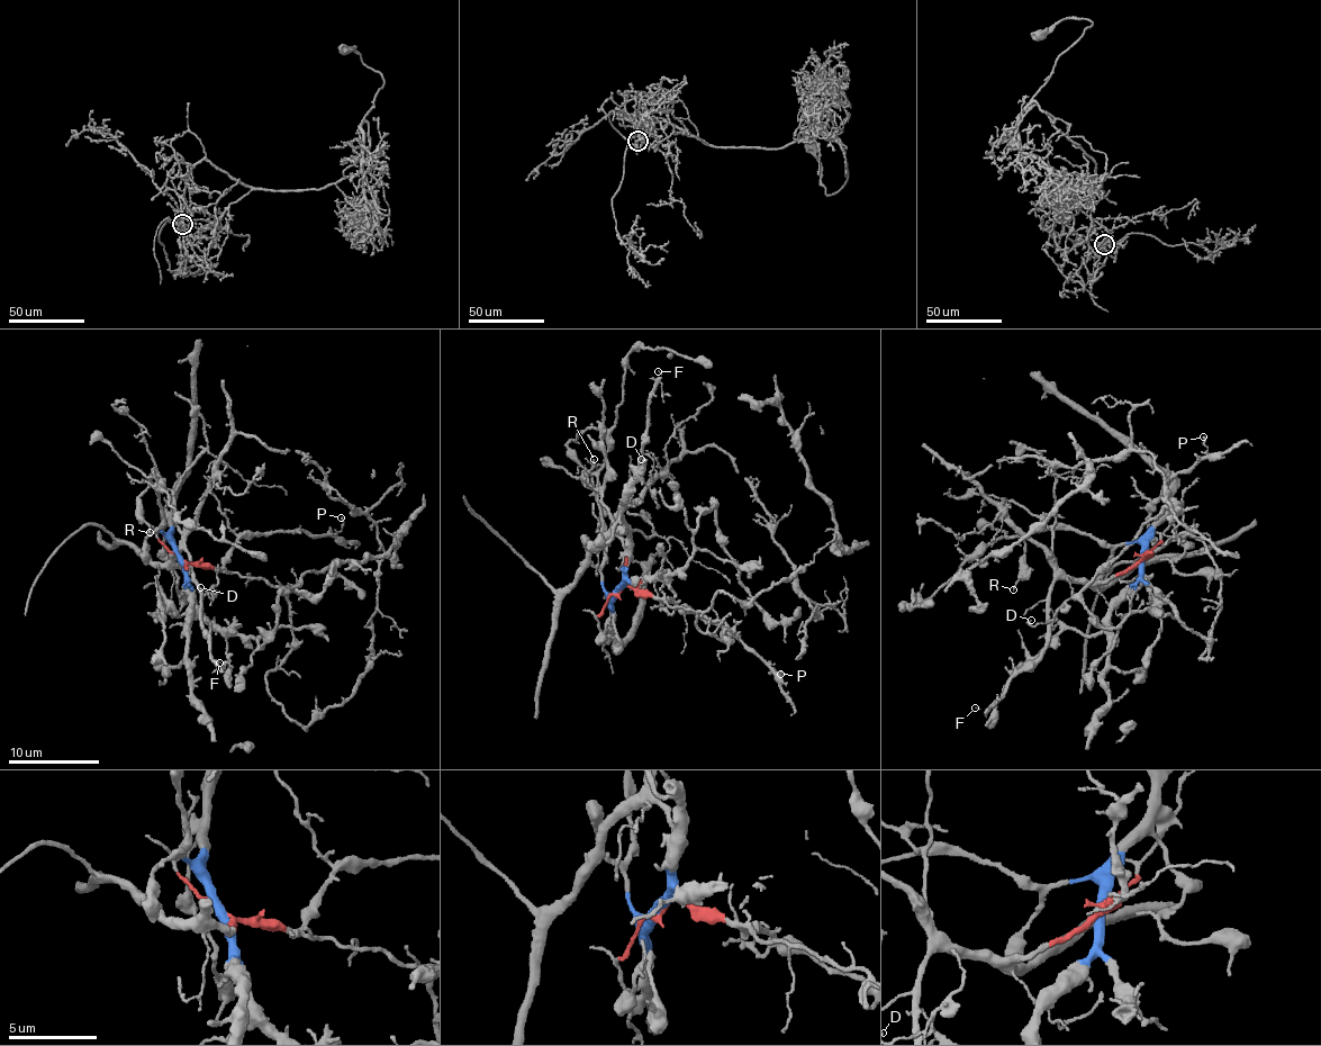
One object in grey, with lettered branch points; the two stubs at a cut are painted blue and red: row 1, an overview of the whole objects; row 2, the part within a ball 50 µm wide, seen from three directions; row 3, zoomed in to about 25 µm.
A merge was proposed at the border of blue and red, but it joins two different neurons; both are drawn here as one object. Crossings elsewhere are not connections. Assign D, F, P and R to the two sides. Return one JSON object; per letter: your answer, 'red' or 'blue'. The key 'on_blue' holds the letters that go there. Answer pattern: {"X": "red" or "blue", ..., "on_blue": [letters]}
{"D": "red", "F": "red", "P": "red", "R": "blue", "on_blue": ["R"]}

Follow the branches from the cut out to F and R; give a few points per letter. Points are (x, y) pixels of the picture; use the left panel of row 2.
F: (180, 557), (183, 569), (174, 553), (183, 550), (200, 594), (200, 623), (209, 659), (220, 667), (219, 661)
R: (180, 556), (164, 534), (154, 483), (141, 496), (143, 520), (148, 525), (148, 533)

